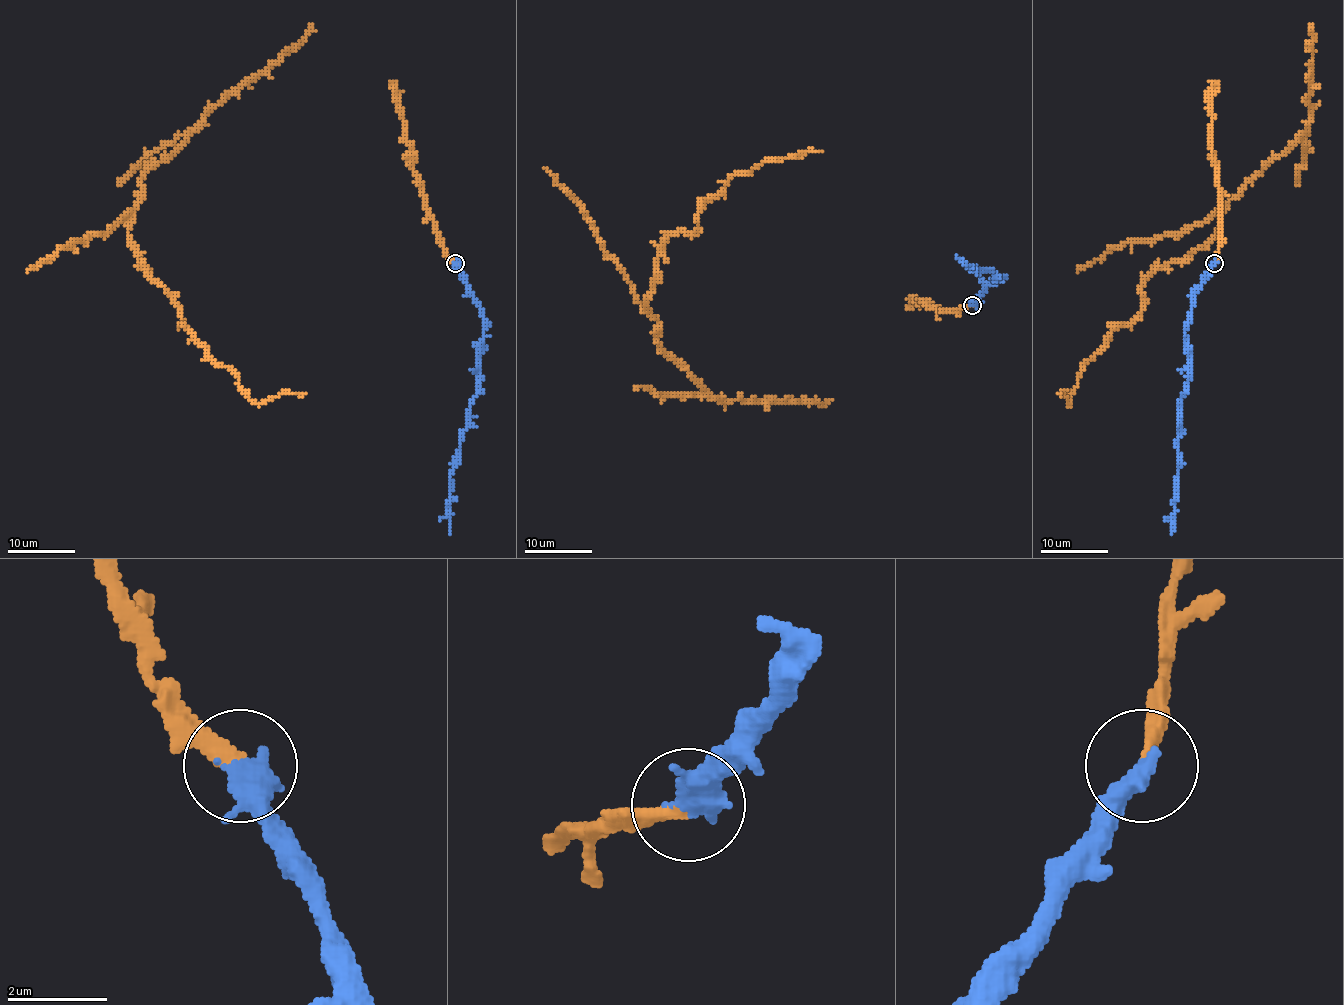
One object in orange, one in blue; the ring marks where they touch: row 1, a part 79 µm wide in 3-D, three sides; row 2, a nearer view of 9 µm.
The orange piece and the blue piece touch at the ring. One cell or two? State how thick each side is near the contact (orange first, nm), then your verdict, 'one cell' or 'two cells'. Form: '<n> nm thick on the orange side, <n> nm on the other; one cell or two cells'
340 nm thick on the orange side, 380 nm on the other; one cell

